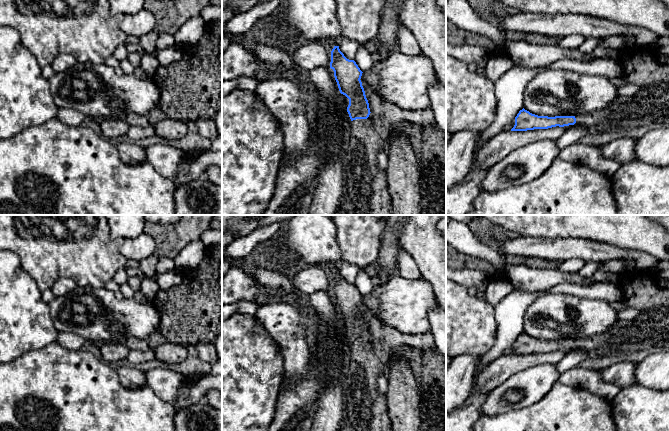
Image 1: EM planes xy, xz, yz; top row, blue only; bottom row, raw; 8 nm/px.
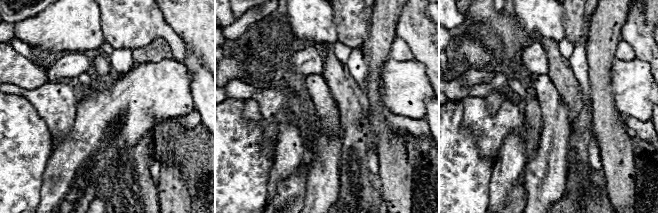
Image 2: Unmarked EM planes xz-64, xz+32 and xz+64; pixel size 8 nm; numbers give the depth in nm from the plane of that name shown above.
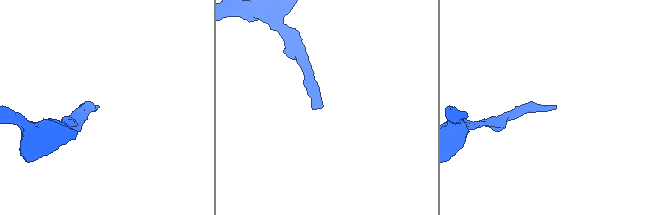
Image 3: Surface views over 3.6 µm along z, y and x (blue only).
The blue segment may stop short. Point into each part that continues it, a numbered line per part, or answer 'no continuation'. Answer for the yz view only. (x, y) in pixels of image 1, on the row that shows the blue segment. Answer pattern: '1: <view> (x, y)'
1: yz (651, 103)

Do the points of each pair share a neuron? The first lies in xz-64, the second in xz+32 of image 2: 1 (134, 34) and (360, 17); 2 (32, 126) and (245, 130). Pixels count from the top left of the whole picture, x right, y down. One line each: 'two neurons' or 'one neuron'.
1: one neuron
2: one neuron

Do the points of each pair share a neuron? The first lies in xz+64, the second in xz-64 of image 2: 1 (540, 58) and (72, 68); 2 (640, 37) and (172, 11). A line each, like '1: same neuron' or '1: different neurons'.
1: same neuron
2: same neuron

